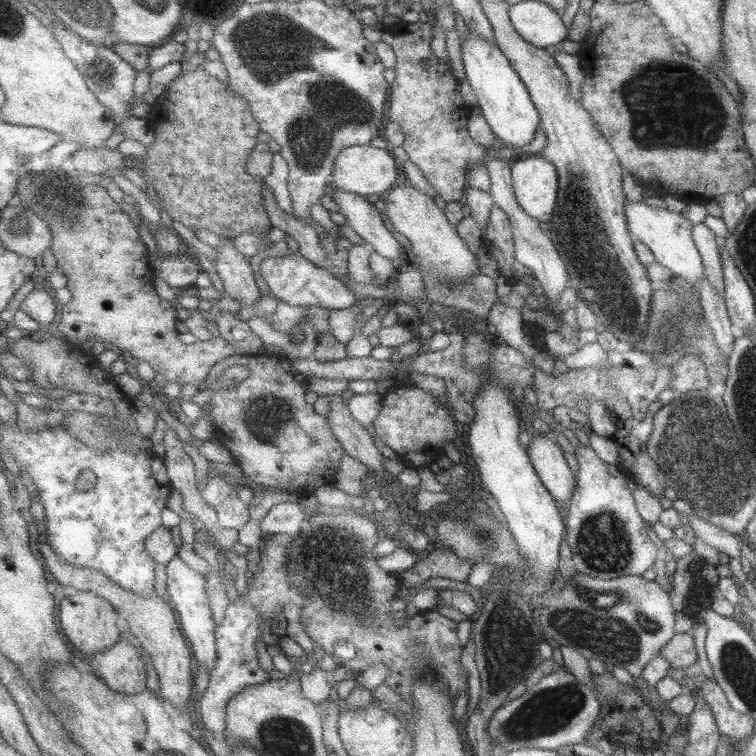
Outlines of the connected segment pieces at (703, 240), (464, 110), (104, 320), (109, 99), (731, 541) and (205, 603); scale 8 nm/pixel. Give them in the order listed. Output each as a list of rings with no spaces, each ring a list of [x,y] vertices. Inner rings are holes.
[[[703,223],[692,225],[691,236],[702,258],[705,278],[712,284],[718,295],[724,298],[724,286],[719,256],[720,240]]]
[[[424,17],[415,25],[401,20],[398,23],[385,25],[382,40],[390,44],[398,56],[395,79],[391,84],[388,116],[390,120],[401,124],[405,131],[405,144],[402,148],[408,154],[409,159],[425,174],[438,196],[446,202],[459,202],[463,196],[466,196],[465,189],[469,187],[468,171],[477,163],[484,163],[491,152],[485,146],[473,142],[473,138],[469,136],[468,116],[473,106],[465,104],[465,98],[459,92],[460,80],[453,76],[449,59],[441,61],[431,50],[433,28]],[[423,60],[429,60],[429,68],[425,69],[421,66]]]
[[[53,170],[53,174],[31,173],[29,178],[18,180],[17,196],[23,206],[39,212],[39,216],[49,225],[54,233],[52,252],[60,268],[68,278],[67,288],[73,293],[73,300],[62,305],[59,314],[59,330],[69,342],[81,342],[86,340],[99,340],[122,349],[139,361],[147,361],[153,369],[153,375],[149,381],[151,385],[158,386],[168,391],[169,384],[179,386],[185,384],[206,386],[209,374],[213,367],[225,358],[233,357],[239,351],[229,345],[221,336],[212,338],[204,345],[199,342],[185,344],[179,340],[179,318],[177,310],[169,300],[164,300],[155,291],[153,285],[154,272],[149,259],[149,248],[141,240],[139,229],[131,216],[123,212],[121,205],[111,196],[110,191],[99,183],[89,183],[83,180],[71,178],[65,171]]]
[[[46,22],[49,28],[56,34],[59,42],[63,45],[66,55],[71,57],[78,65],[78,68],[86,77],[86,83],[91,92],[98,96],[98,99],[106,105],[113,114],[129,114],[131,106],[133,106],[133,98],[135,98],[135,80],[139,76],[139,69],[129,64],[119,53],[106,44],[95,44],[94,41],[80,36],[67,24],[61,22]]]
[[[677,497],[672,502],[672,507],[677,512],[686,514],[688,526],[694,532],[696,538],[699,538],[707,546],[715,548],[718,552],[722,552],[723,555],[727,555],[729,558],[739,558],[739,547],[743,541],[742,537],[724,531],[722,528],[717,528],[714,524],[709,524],[706,520],[699,518],[694,514],[686,500]]]
[[[175,555],[173,560],[165,566],[165,571],[167,574],[167,591],[169,598],[174,602],[174,607],[178,611],[180,616],[180,622],[182,625],[182,630],[185,631],[184,635],[187,636],[191,643],[192,649],[195,651],[197,664],[199,667],[207,667],[210,669],[209,674],[211,675],[212,670],[218,663],[218,640],[216,635],[216,630],[218,628],[217,622],[215,622],[215,617],[213,614],[213,609],[210,603],[210,596],[208,595],[208,578],[205,574],[193,570],[181,556]]]

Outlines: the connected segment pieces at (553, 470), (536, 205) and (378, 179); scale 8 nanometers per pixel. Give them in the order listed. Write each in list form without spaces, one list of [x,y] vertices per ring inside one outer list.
[[[552,433],[538,435],[529,443],[529,452],[541,481],[560,506],[567,508],[567,502],[577,487],[577,478],[563,458],[563,450],[554,440]]]
[[[524,154],[512,166],[513,188],[521,208],[542,223],[551,220],[551,212],[557,200],[557,172],[551,161],[539,155]]]
[[[371,144],[357,145],[344,149],[337,157],[332,184],[341,190],[348,190],[353,194],[369,196],[369,194],[383,194],[393,190],[395,180],[399,176],[401,165],[399,160],[393,155],[390,147],[375,148]]]

